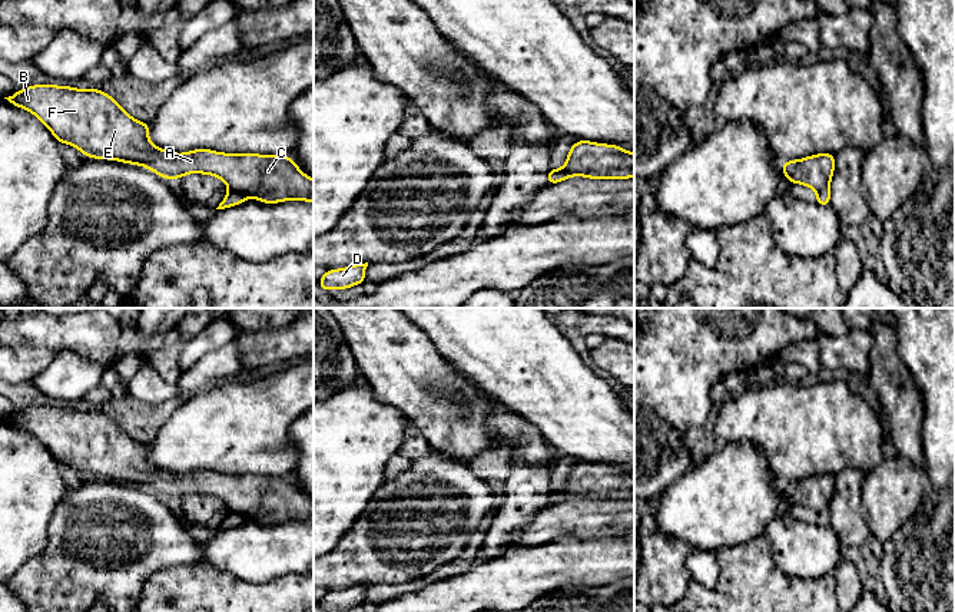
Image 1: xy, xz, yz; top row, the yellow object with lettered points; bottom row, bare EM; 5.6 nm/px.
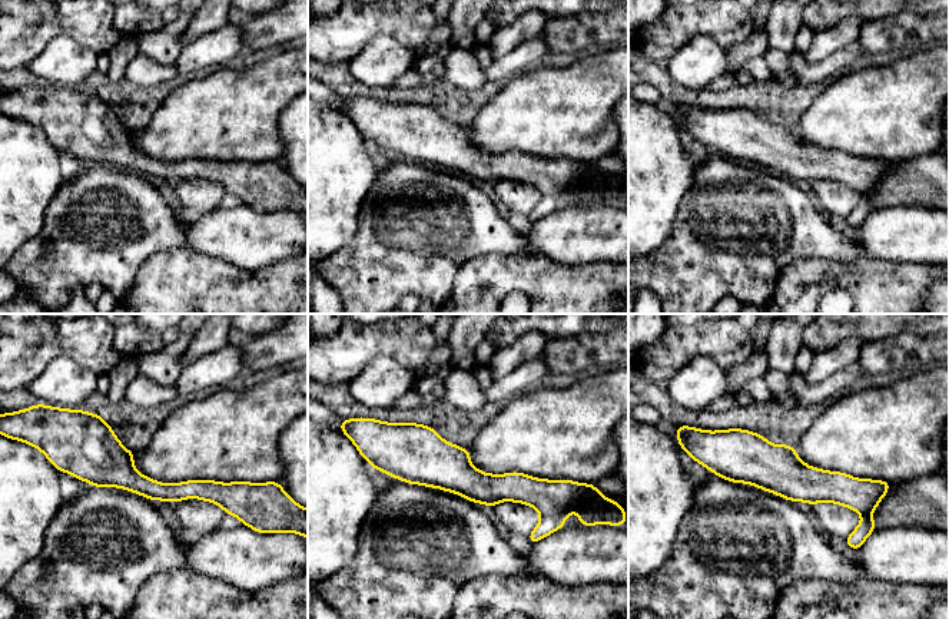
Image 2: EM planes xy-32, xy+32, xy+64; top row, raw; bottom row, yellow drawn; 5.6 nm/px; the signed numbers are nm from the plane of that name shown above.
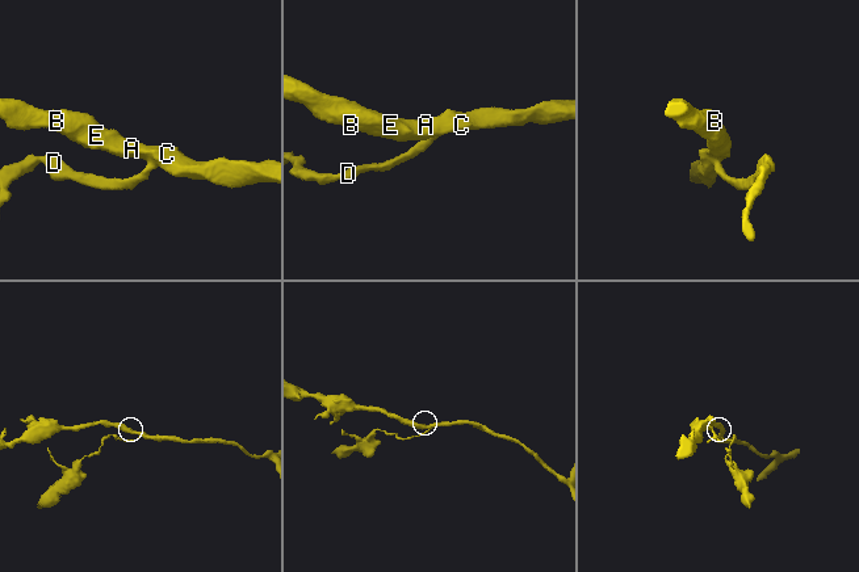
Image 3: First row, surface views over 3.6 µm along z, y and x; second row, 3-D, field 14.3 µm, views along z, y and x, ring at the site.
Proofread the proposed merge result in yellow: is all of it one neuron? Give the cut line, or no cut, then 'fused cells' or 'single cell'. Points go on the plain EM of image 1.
cut xy (229, 508), (249, 518); fused cells

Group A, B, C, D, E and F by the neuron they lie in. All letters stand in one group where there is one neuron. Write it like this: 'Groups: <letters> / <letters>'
Groups: A B C E F / D

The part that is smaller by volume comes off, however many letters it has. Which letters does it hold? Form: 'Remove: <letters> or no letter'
Remove: D

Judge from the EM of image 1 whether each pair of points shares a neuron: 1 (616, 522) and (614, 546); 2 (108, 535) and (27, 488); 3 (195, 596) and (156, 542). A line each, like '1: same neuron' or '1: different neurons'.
1: different neurons
2: different neurons
3: different neurons

